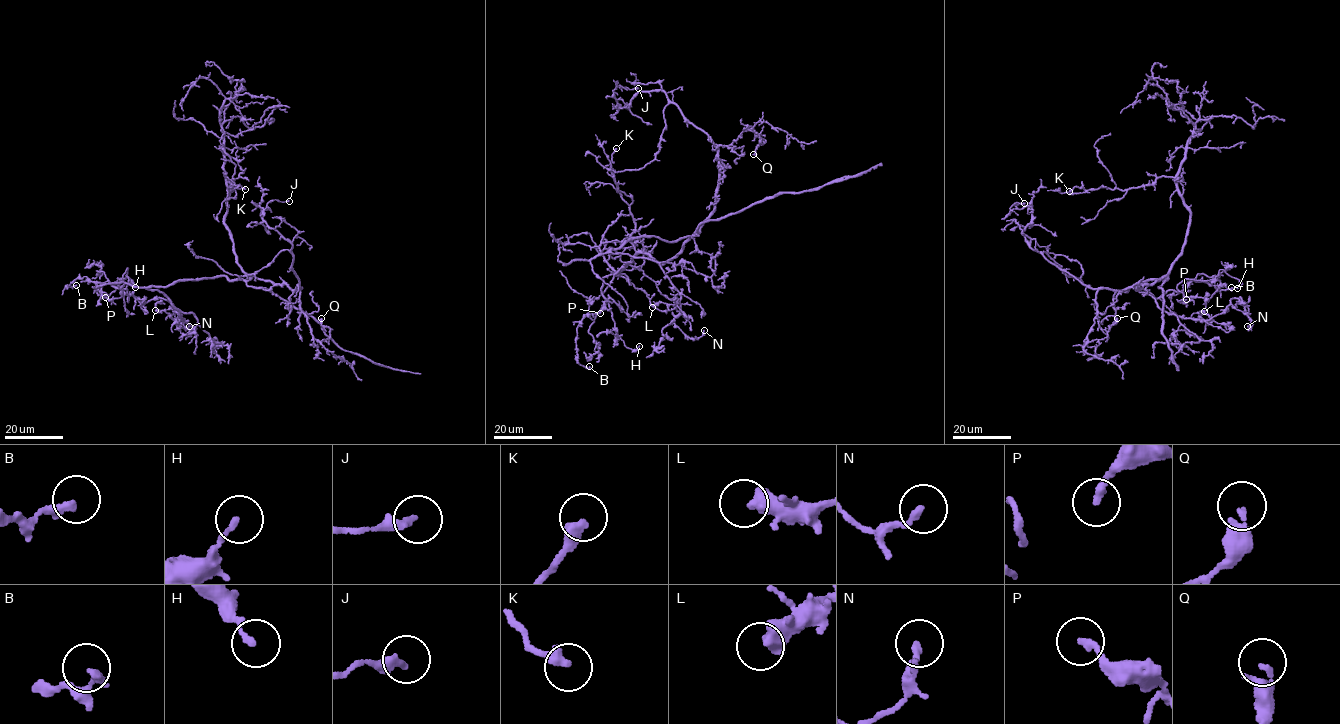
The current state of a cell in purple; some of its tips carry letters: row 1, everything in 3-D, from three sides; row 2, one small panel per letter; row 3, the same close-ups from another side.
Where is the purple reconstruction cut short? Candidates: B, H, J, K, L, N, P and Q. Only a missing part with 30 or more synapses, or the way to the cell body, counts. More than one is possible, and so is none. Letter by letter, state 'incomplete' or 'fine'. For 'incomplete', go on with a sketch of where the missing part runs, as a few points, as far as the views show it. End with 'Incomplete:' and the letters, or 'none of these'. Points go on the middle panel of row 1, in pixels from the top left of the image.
B: fine
H: fine
J: fine
K: fine
L: fine
N: fine
P: fine
Q: fine
Incomplete: none of these

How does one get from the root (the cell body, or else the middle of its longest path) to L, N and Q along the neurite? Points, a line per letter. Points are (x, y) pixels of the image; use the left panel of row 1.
L: (253, 276), (184, 279), (149, 286), (163, 292), (183, 319), (155, 310)
N: (253, 276), (184, 279), (148, 287), (163, 292), (183, 318), (172, 303), (179, 324), (189, 326)
Q: (253, 276), (285, 283), (291, 290), (301, 288), (301, 311), (311, 335), (319, 341), (330, 336), (321, 318)

